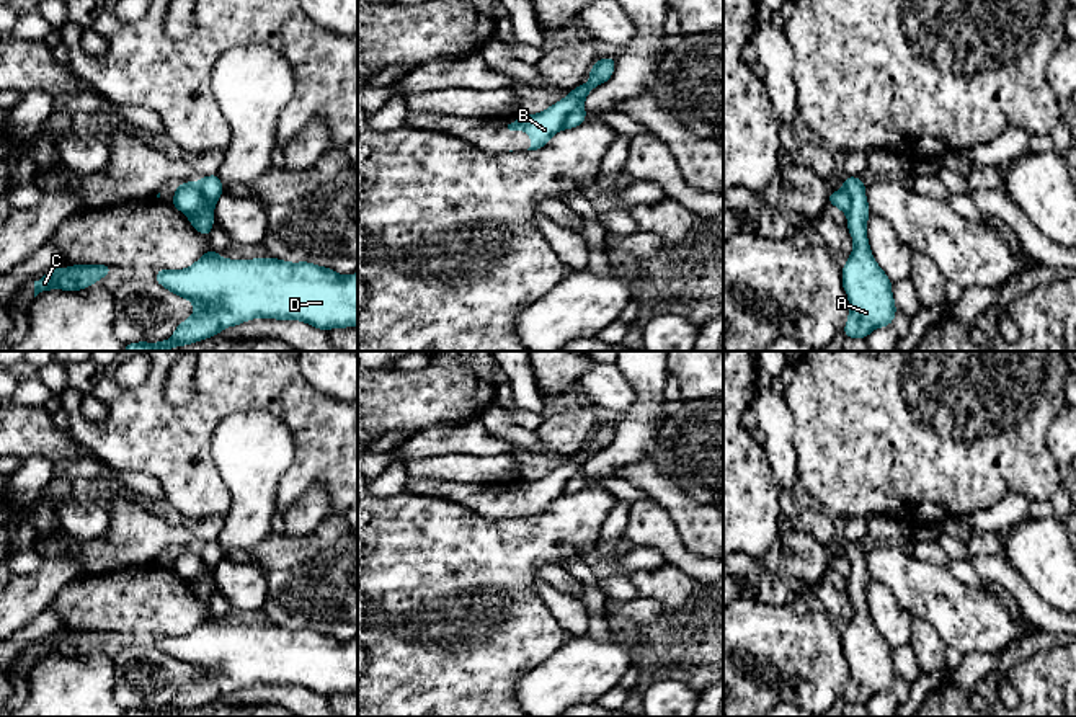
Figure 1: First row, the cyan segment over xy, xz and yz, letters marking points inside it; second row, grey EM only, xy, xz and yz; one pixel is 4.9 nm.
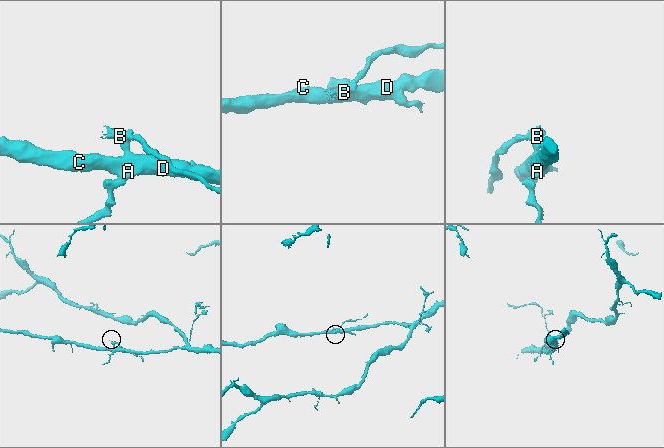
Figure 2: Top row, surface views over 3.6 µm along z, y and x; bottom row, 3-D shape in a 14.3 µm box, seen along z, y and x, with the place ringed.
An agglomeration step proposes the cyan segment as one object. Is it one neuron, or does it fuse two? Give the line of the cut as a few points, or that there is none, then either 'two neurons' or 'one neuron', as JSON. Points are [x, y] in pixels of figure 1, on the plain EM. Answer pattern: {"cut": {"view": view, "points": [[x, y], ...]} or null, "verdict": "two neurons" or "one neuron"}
{"cut": {"view": "xy", "points": [[200, 549], [203, 570], [186, 580]]}, "verdict": "two neurons"}

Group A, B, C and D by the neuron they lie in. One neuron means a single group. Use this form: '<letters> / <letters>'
A C D / B

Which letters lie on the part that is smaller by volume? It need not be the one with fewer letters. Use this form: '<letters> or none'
B

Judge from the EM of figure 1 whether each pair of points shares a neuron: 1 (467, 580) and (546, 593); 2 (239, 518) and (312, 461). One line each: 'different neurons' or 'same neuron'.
1: different neurons
2: different neurons

